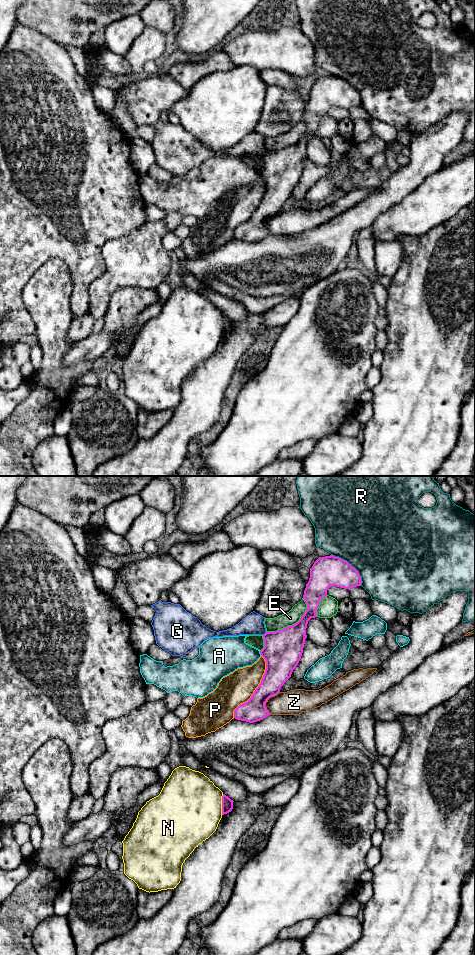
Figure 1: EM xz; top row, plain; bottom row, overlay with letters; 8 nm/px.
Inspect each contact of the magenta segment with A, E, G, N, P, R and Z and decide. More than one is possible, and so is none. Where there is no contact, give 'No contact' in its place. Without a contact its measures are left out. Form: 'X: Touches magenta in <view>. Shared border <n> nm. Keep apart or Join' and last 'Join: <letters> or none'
A: Touches magenta in xz. Shared border 40 nm. Keep apart
E: Touches magenta in xz. Shared border 420 nm. Keep apart
G: Touches magenta in xz. Shared border 40 nm. Keep apart
N: Touches magenta in xz. Shared border 170 nm. Keep apart
P: Touches magenta in xz. Shared border 550 nm. Keep apart
R: Touches magenta in xz. Shared border 360 nm. Keep apart
Z: Touches magenta in xz. Shared border 200 nm. Keep apart
Join: none

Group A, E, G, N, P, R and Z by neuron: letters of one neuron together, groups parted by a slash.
A / E / G / N / P / R / Z

